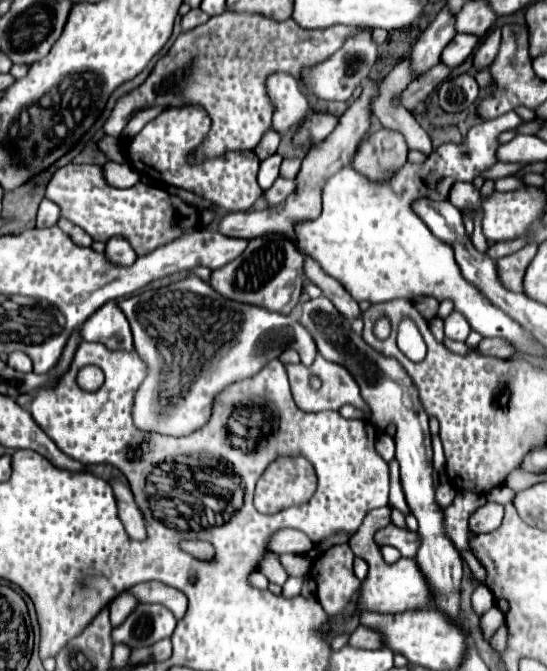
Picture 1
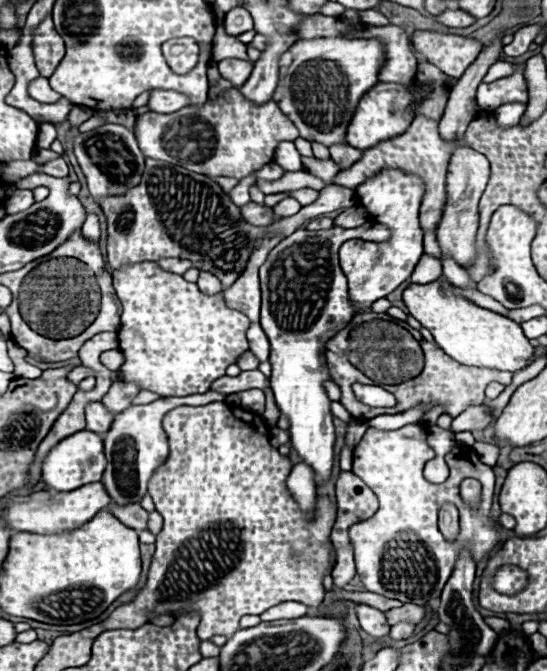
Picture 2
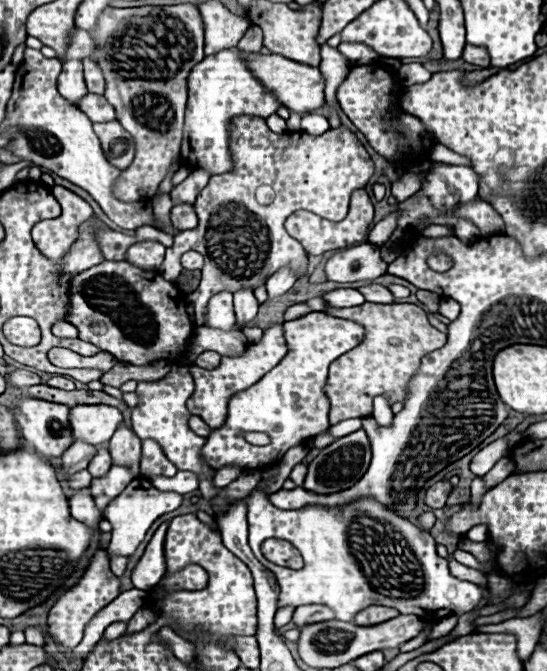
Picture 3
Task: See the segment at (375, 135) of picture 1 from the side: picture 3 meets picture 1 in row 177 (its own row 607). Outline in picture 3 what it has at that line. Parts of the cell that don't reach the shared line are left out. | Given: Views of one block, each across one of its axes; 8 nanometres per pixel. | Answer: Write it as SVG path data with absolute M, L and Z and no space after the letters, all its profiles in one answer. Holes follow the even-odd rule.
M370 606L370 608L364 608L356 614L354 622L358 626L374 626L374 624L380 624L380 622L386 622L390 618L396 618L400 612L396 608L380 608L380 606Z

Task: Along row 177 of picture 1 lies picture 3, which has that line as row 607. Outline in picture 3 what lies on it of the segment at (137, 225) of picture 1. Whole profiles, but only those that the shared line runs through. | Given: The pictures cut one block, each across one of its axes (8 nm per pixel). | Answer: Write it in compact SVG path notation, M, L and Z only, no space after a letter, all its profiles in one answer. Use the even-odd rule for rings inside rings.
M96 552L88 570L84 572L84 576L80 578L80 582L70 588L68 592L64 592L58 602L52 606L50 614L48 614L48 634L62 646L66 648L74 648L78 646L78 642L82 640L84 634L84 626L90 622L90 618L104 606L108 606L116 596L120 594L120 582L118 576L114 576L110 572L110 564L108 564L108 556L106 552Z

